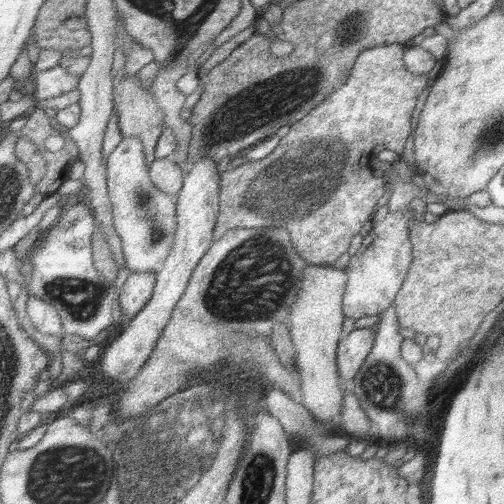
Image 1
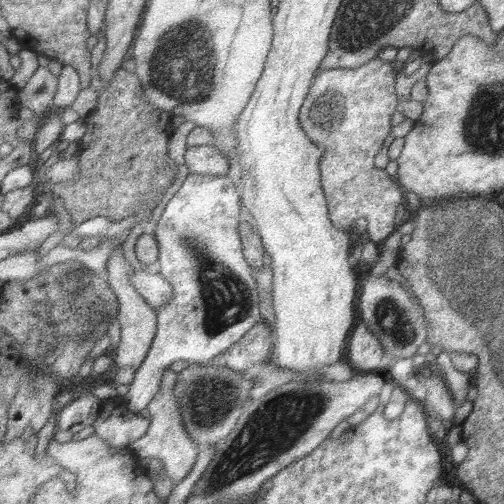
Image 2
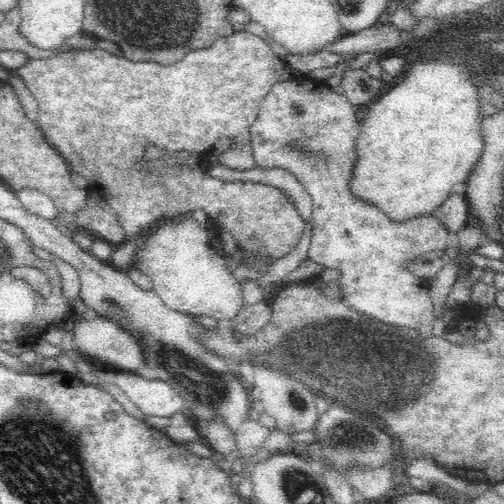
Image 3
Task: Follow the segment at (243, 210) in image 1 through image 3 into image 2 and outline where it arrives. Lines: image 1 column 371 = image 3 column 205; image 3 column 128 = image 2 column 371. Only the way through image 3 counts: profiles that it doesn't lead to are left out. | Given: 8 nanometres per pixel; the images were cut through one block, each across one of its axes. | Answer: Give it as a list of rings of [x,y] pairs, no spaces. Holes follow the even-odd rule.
[[[379,58],[355,70],[317,70],[299,110],[301,128],[307,138],[323,150],[319,158],[319,174],[331,224],[347,232],[359,218],[365,218],[369,240],[373,244],[391,238],[397,230],[397,226],[393,226],[397,206],[405,202],[403,188],[389,178],[385,170],[373,166],[373,158],[383,146],[383,138],[391,134],[389,120],[397,106],[395,82],[397,70],[393,70],[391,62]]]

